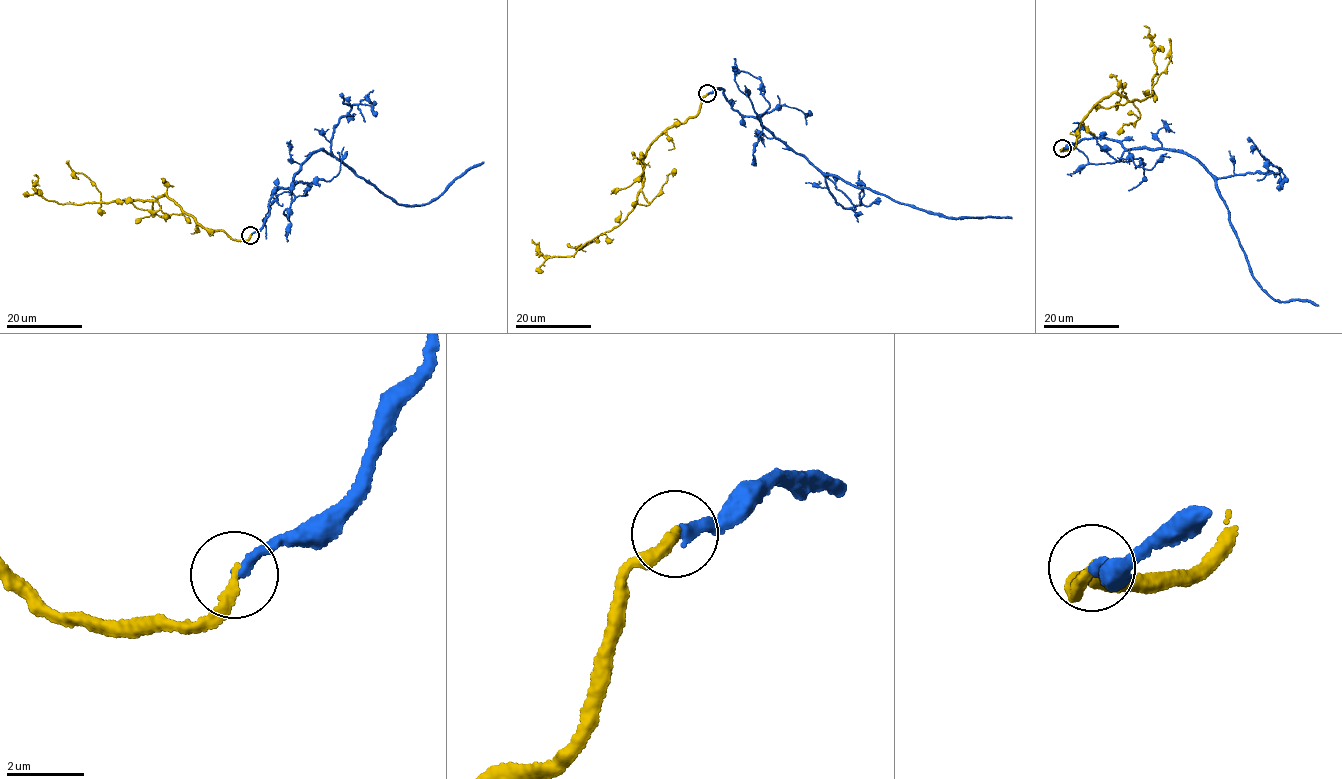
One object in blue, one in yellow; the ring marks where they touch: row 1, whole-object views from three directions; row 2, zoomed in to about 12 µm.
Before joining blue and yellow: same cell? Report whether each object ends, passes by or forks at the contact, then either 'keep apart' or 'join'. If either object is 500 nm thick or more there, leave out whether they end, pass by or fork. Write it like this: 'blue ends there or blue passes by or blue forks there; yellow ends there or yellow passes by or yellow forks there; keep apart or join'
blue ends there; yellow ends there; keep apart

